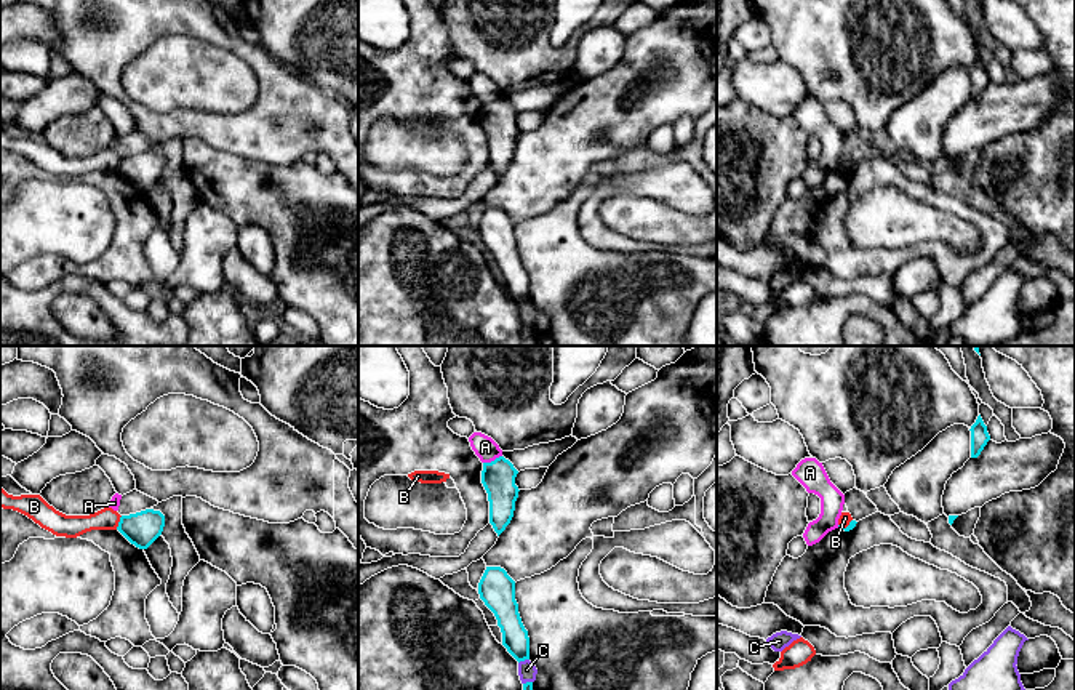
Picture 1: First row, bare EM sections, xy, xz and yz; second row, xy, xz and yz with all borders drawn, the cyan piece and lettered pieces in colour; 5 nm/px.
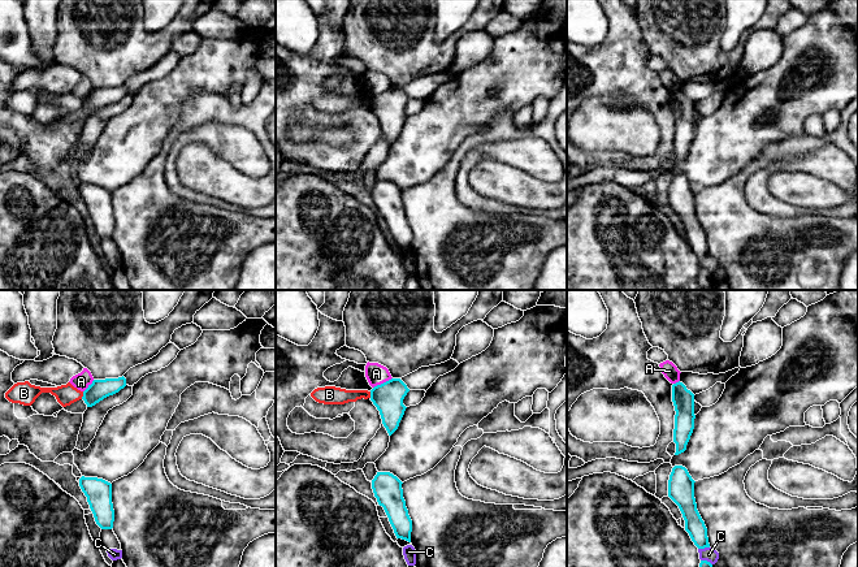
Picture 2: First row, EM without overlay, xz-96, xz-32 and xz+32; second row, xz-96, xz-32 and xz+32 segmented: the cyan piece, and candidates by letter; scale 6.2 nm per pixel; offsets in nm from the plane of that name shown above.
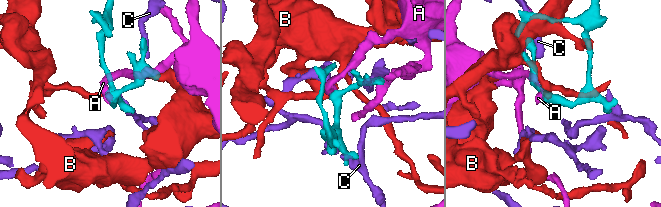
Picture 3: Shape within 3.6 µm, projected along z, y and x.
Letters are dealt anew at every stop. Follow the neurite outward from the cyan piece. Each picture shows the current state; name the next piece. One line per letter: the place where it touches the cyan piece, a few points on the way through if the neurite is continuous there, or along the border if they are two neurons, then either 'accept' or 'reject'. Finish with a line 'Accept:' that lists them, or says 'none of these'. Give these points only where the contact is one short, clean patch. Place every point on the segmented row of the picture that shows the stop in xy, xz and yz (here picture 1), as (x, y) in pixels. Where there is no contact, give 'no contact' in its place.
A: contact xz (491, 461); border xz (501, 455), (483, 463); reject
B: contact xy (119, 522); border xy (122, 516), (115, 529); reject
C: contact xz (523, 660); reject
Accept: none of these

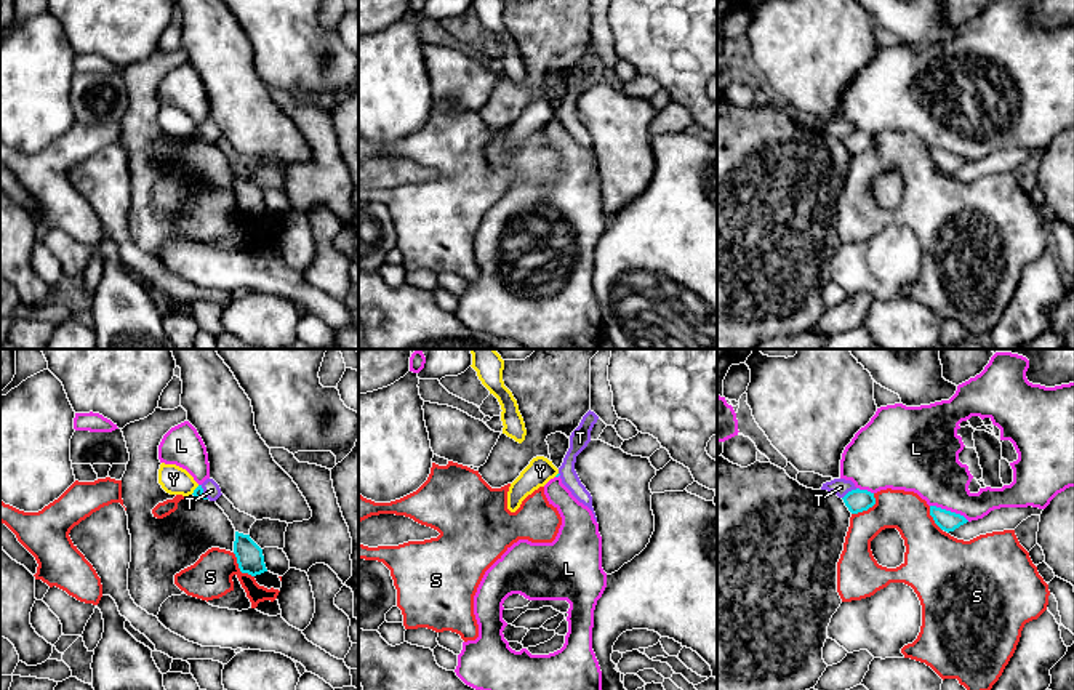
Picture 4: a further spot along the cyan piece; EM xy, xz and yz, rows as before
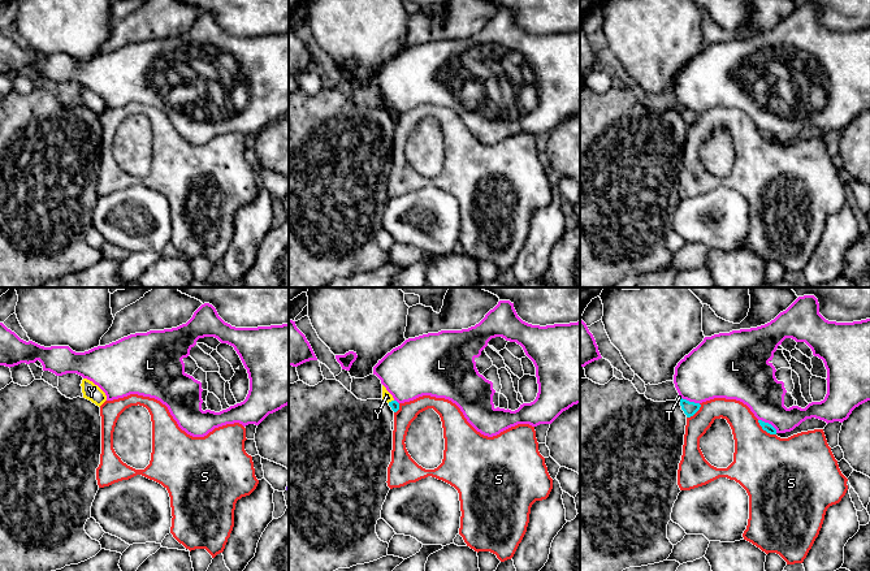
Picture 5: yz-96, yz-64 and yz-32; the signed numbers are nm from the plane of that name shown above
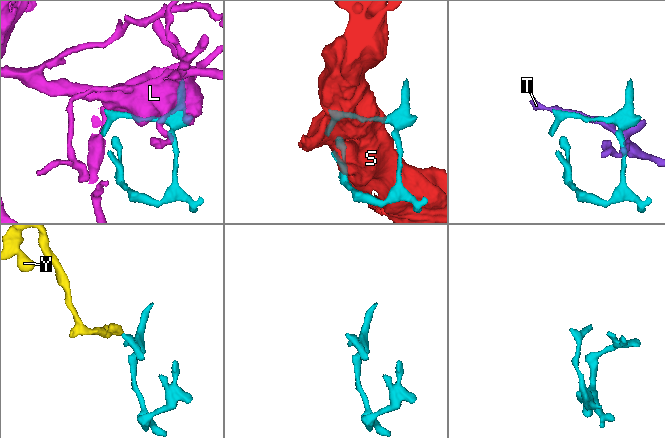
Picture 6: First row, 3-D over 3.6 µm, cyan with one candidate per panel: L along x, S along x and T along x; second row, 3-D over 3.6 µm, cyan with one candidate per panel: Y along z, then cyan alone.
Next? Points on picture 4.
L: contact yz (949, 511); reject
S: contact yz (868, 508); reject
T: contact yz (849, 492); reject
Y: contact xy (194, 490); border xy (199, 485), (191, 493); reject
Accept: none of these

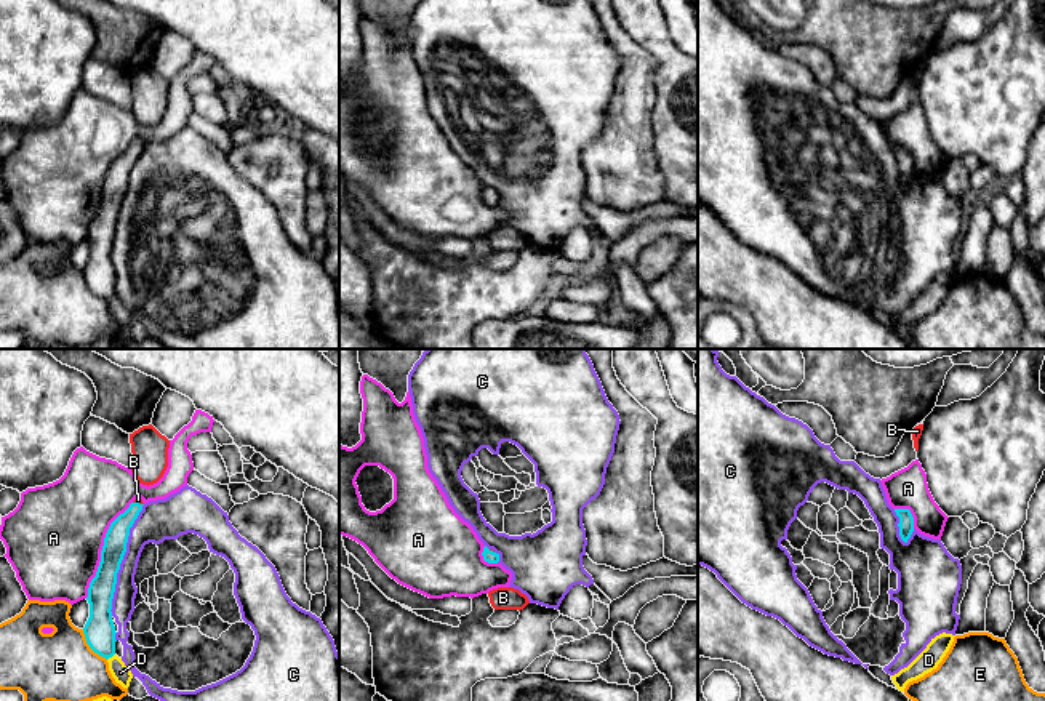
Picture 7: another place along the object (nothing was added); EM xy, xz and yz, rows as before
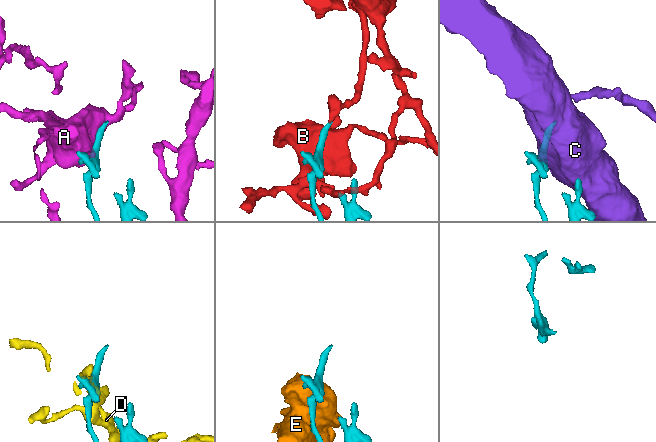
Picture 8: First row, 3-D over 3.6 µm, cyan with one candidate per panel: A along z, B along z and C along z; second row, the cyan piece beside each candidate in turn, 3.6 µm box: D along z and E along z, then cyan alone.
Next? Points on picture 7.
A: contact xy (103, 549); reject
B: contact xy (138, 503); way xy (116, 540), (120, 525), (138, 503), (138, 500); accept
C: contact xy (122, 559); reject
D: contact xy (111, 656); reject
E: contact xy (90, 647); reject
Accept: B

